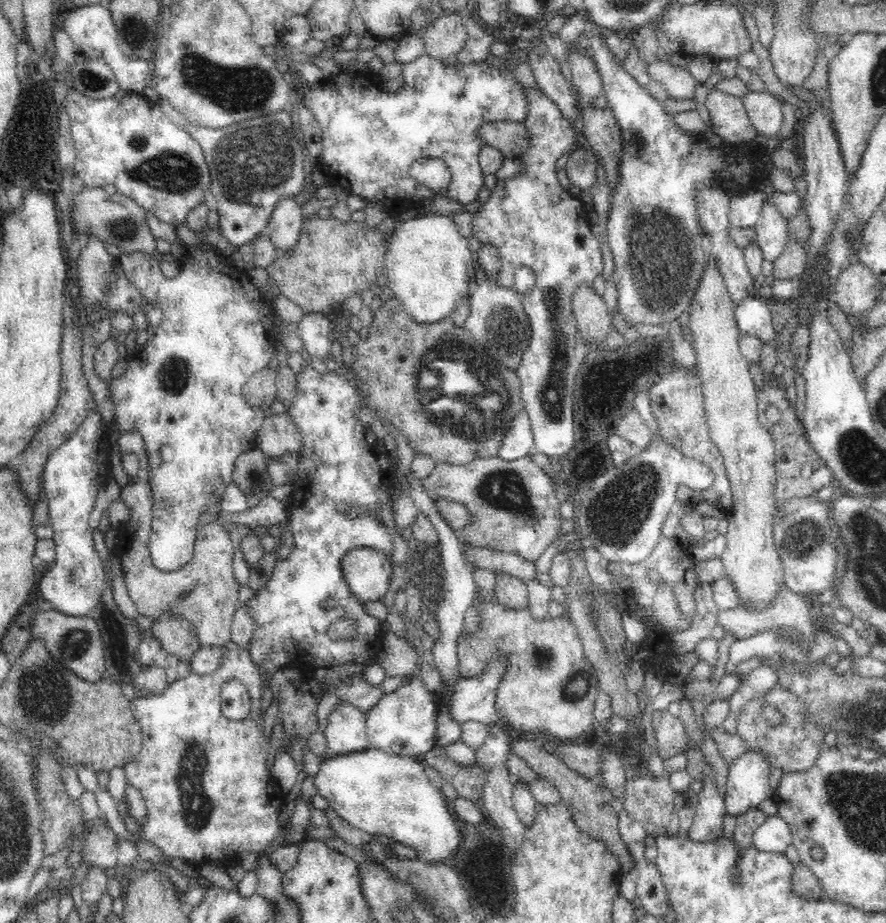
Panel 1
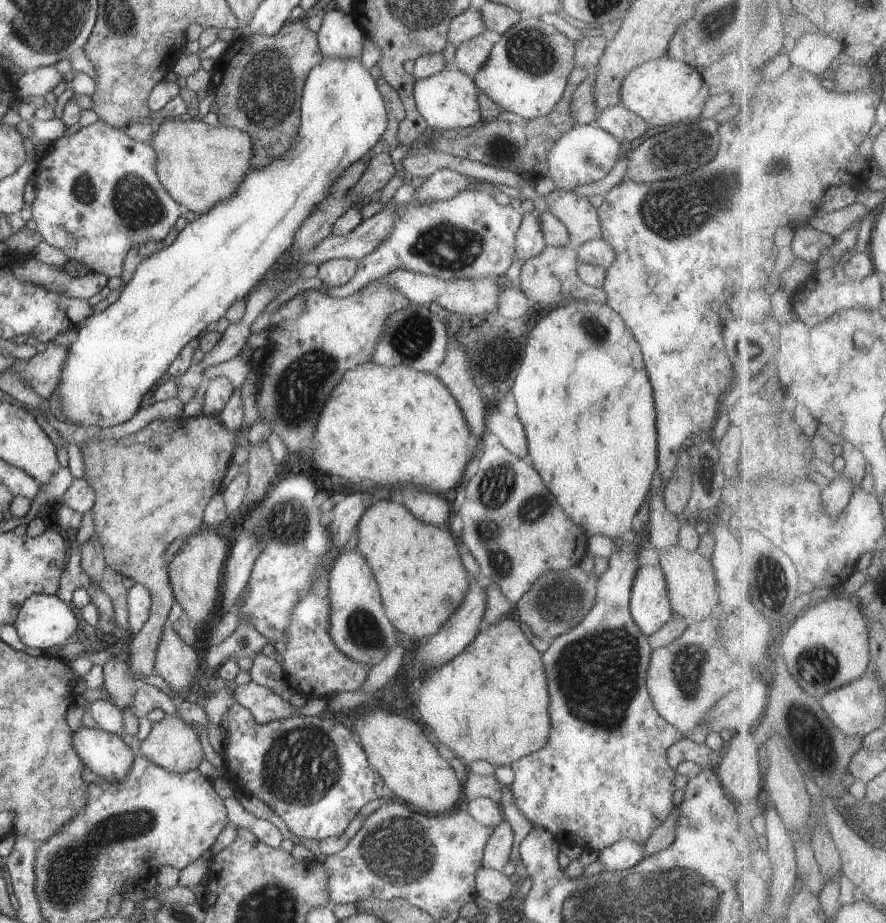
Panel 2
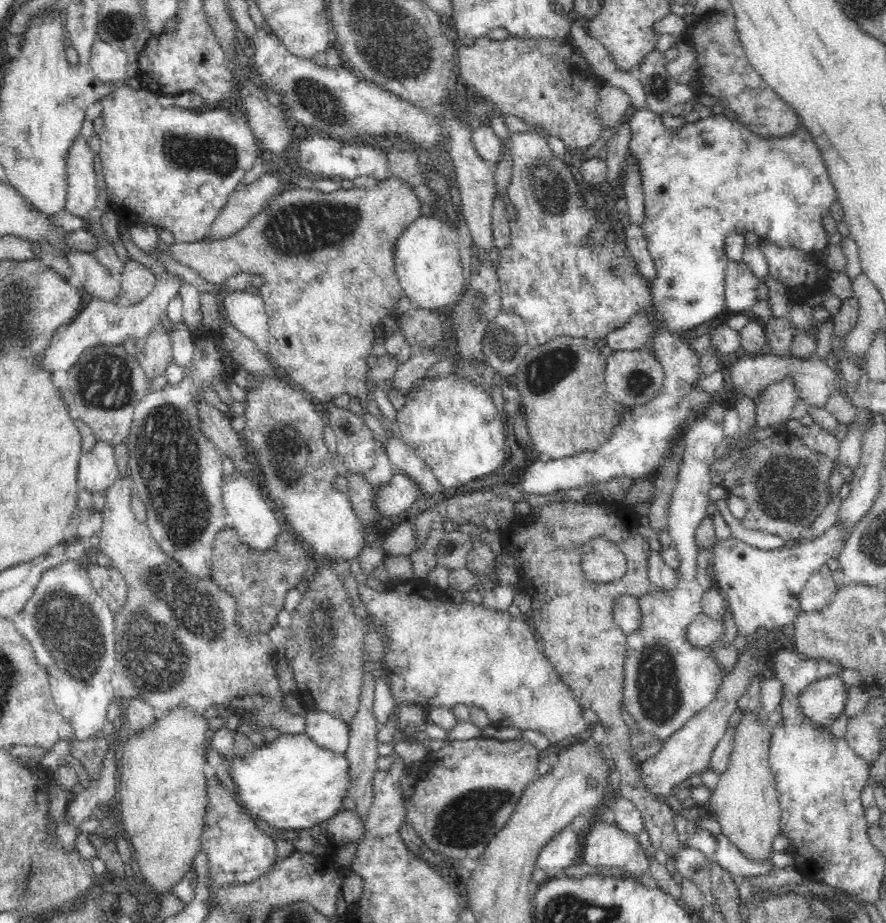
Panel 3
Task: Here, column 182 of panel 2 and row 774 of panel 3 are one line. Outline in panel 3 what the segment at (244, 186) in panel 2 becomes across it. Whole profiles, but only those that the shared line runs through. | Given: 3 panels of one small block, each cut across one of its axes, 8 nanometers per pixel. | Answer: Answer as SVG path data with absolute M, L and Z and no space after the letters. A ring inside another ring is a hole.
M305 732L296 735L281 734L245 755L236 757L232 754L226 763L228 774L234 781L234 787L230 791L241 810L251 818L260 818L282 832L310 828L332 818L344 808L342 797L347 794L349 787L349 764L346 755L320 748Z

